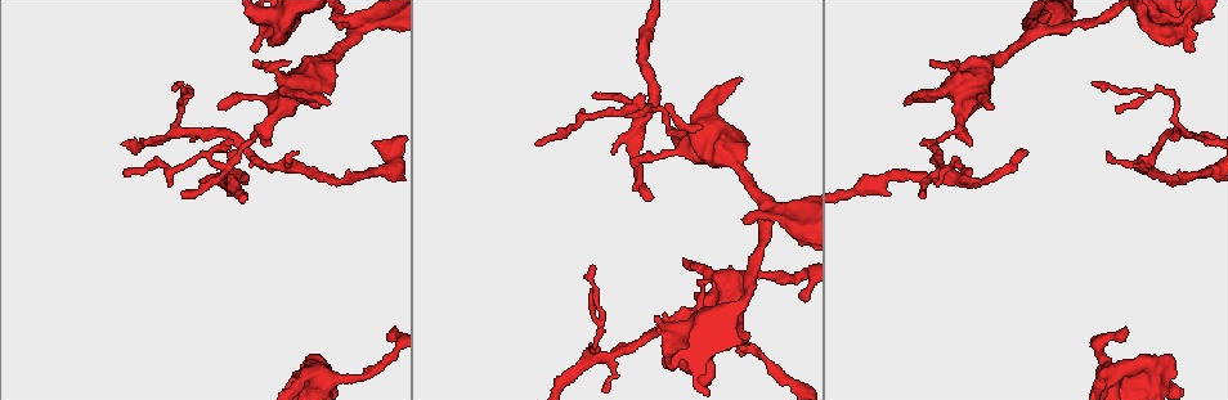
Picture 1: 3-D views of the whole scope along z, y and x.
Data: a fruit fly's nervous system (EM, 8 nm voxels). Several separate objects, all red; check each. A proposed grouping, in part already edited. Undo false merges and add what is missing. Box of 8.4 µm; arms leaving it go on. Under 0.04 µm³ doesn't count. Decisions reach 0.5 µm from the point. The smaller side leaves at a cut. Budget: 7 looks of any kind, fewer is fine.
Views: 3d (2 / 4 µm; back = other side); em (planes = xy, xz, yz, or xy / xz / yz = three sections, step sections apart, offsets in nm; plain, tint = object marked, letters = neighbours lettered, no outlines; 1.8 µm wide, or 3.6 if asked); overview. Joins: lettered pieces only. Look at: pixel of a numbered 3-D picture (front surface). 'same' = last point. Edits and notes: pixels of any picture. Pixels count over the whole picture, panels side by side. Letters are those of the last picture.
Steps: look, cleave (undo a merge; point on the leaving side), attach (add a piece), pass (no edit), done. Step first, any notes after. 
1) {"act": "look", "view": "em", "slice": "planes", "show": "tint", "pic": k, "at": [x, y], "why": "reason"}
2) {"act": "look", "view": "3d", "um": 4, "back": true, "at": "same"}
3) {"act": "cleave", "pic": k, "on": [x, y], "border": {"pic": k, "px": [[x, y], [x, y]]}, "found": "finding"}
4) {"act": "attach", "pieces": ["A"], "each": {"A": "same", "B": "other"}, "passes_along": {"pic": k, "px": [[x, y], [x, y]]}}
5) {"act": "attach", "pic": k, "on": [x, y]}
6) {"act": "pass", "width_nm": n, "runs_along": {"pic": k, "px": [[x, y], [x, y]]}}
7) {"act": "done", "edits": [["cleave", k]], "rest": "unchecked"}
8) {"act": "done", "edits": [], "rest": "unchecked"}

{"act": "look", "view": "em", "slice": "xz", "step": 8, "show": "letters", "pic": 1, "at": [357, 29], "why": "three arms meet"}

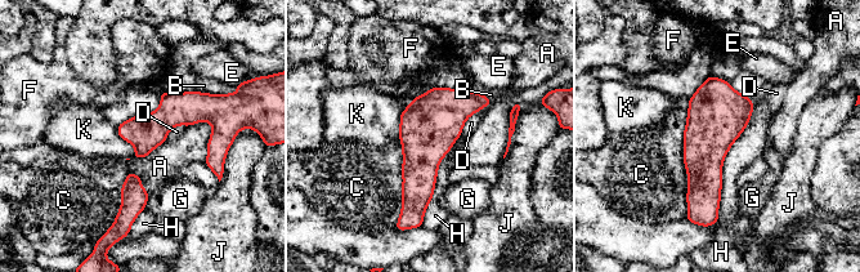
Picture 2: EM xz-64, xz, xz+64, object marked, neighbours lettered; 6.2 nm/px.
{"act": "pass", "each": {"A": "other", "B": "other", "C": "other", "D": "other", "E": "other", "F": "other", "G": "other", "H": "other", "J": "other", "K": "other"}, "runs_along": {"pic": 2, "px": [[218, 123], [170, 114], [151, 129], [120, 129]]}, "found": "all the same cell"}

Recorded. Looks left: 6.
{"act": "look", "view": "3d", "um": 4, "pic": 1, "at": [629, 160], "why": "tapers out"}

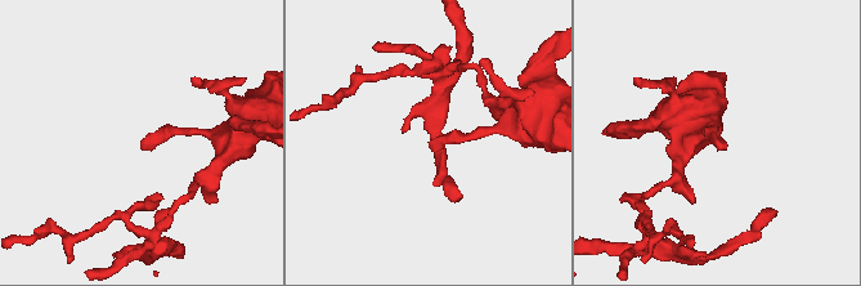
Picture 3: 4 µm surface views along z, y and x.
{"act": "look", "view": "em", "slice": "planes", "show": "letters", "pic": 3, "at": [142, 144]}

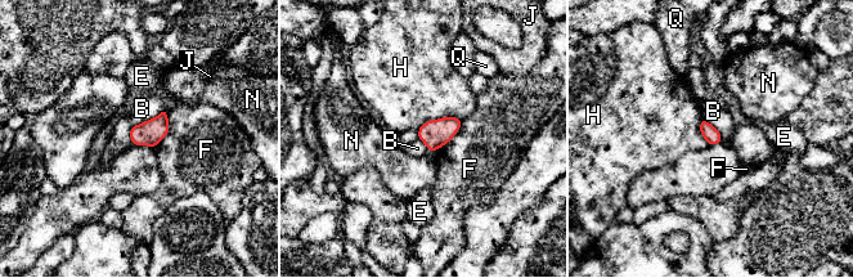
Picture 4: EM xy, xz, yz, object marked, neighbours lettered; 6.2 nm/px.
{"act": "pass", "width_nm": 100, "each": {"B": "other", "E": "other", "F": "other", "H": "other", "J": "other", "N": "other", "Q": "other"}, "border": {"pic": 4, "px": [[164, 107], [156, 116], [131, 126]]}, "found": "none of them fits"}

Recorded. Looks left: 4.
{"act": "look", "view": "em", "slice": "planes", "show": "letters", "pic": 1, "at": [738, 79], "why": "free end"}

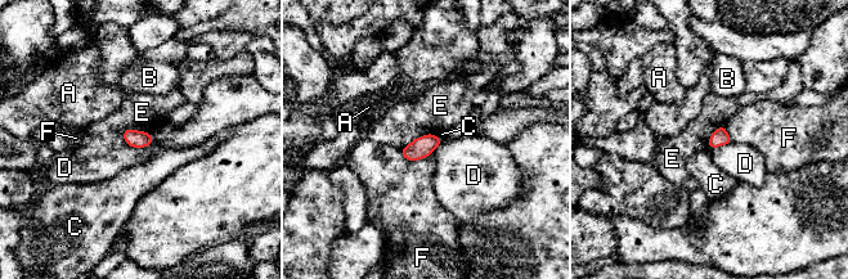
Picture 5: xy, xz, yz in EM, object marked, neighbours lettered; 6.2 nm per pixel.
{"act": "pass", "each": {"A": "other", "B": "other", "C": "other", "D": "other", "E": "other", "F": "other"}, "border": {"pic": 5, "px": [[149, 134], [125, 129], [122, 139]]}, "found": "no lettered piece goes on from it"}

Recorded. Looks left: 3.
{"act": "done", "edits": [], "rest": "unchecked"}

